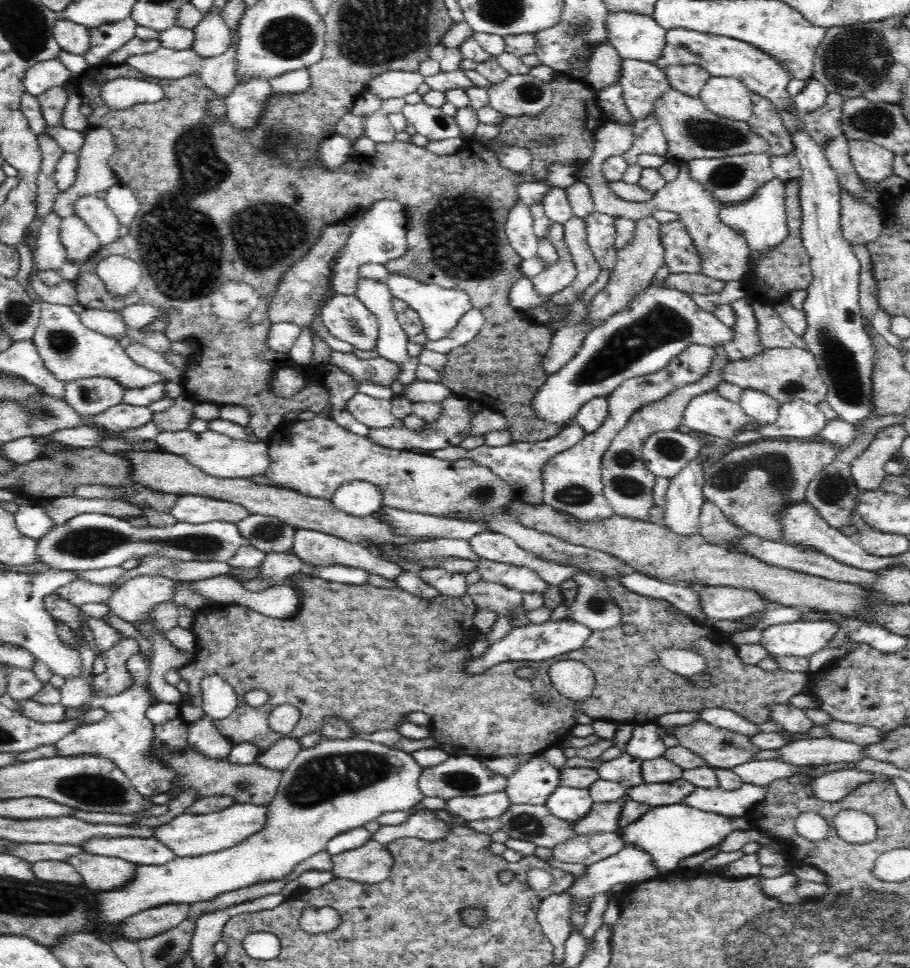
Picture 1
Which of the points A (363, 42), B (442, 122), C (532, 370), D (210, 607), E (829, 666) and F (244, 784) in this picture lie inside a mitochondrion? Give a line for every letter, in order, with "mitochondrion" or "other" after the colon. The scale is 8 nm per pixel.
A: mitochondrion
B: other
C: other
D: other
E: other
F: mitochondrion

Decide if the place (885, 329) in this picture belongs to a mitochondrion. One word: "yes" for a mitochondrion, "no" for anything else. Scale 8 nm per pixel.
no

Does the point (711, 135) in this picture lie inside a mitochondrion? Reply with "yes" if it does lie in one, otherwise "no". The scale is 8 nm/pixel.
yes

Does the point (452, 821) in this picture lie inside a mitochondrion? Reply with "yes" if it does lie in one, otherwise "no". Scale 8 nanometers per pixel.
no

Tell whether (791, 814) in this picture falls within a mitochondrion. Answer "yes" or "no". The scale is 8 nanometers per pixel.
no

